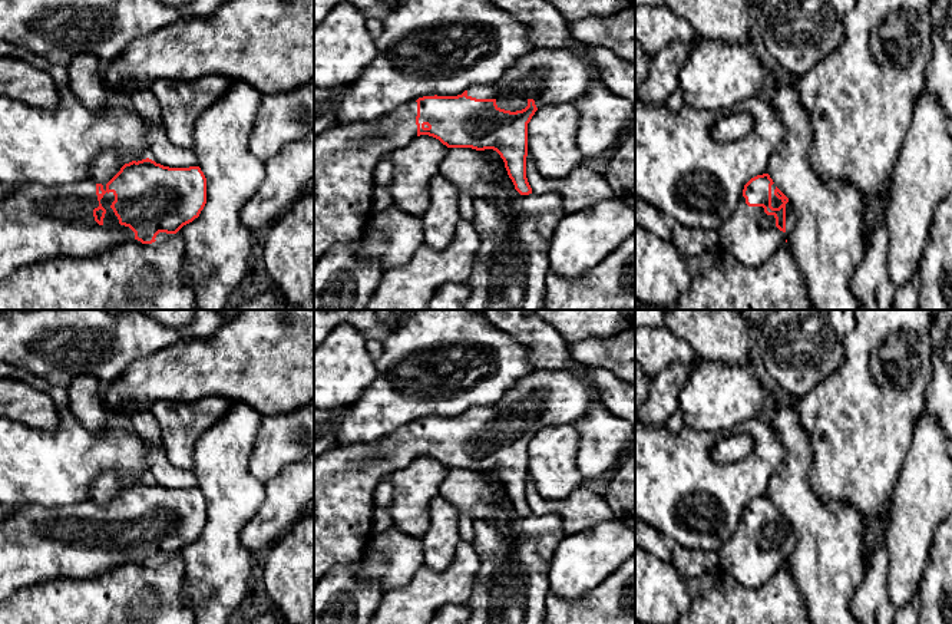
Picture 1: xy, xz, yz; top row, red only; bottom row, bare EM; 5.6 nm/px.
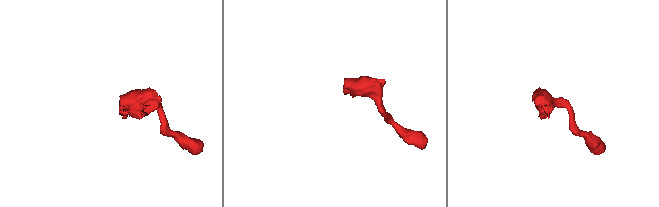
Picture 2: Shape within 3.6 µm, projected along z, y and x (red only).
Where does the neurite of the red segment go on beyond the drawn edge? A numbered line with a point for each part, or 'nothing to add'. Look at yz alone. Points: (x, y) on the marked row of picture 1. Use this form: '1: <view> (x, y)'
1: yz (750, 235)

